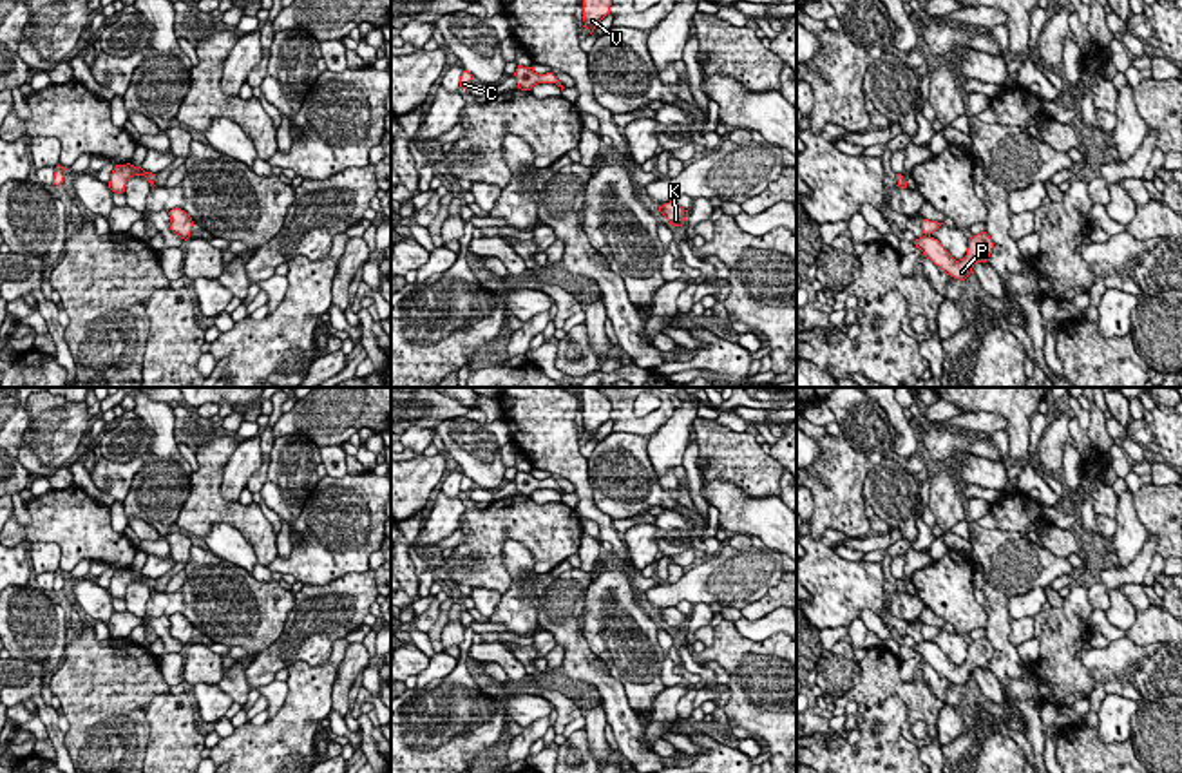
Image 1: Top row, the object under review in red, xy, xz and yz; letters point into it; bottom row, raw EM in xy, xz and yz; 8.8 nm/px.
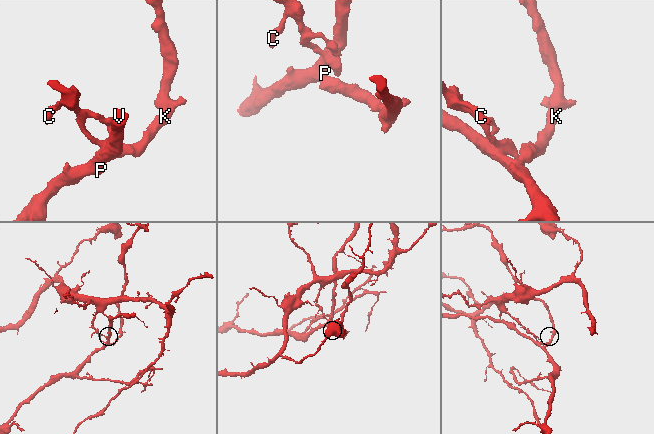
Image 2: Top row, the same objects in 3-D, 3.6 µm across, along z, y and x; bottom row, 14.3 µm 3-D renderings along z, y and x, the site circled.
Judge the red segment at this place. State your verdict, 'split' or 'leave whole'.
split

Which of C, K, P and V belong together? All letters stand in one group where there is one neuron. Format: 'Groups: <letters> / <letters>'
Groups: C / K P V

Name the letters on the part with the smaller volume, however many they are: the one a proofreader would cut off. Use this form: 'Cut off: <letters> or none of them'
Cut off: K, P, V

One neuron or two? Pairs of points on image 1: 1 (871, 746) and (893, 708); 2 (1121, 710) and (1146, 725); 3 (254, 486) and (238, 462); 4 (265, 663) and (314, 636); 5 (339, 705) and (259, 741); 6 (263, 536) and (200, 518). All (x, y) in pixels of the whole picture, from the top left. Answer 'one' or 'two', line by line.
1: one
2: two
3: two
4: one
5: two
6: one

